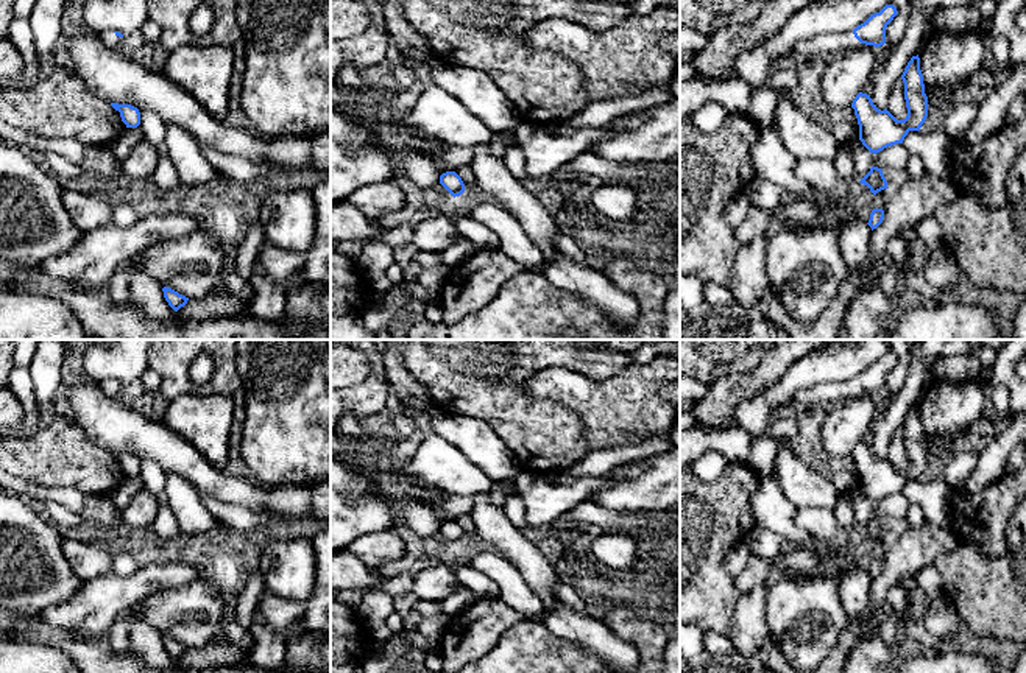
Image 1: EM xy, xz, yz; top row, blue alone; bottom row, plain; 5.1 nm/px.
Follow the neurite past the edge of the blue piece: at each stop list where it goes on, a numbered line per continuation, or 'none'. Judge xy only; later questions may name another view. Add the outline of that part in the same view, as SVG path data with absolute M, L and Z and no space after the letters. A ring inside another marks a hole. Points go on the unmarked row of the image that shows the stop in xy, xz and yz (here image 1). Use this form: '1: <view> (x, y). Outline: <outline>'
1: xy (109, 387). Outline: M108 379L108 380L101 382L101 388L103 388L103 391L104 391L106 396L119 399L122 386L119 386L114 382L114 379Z

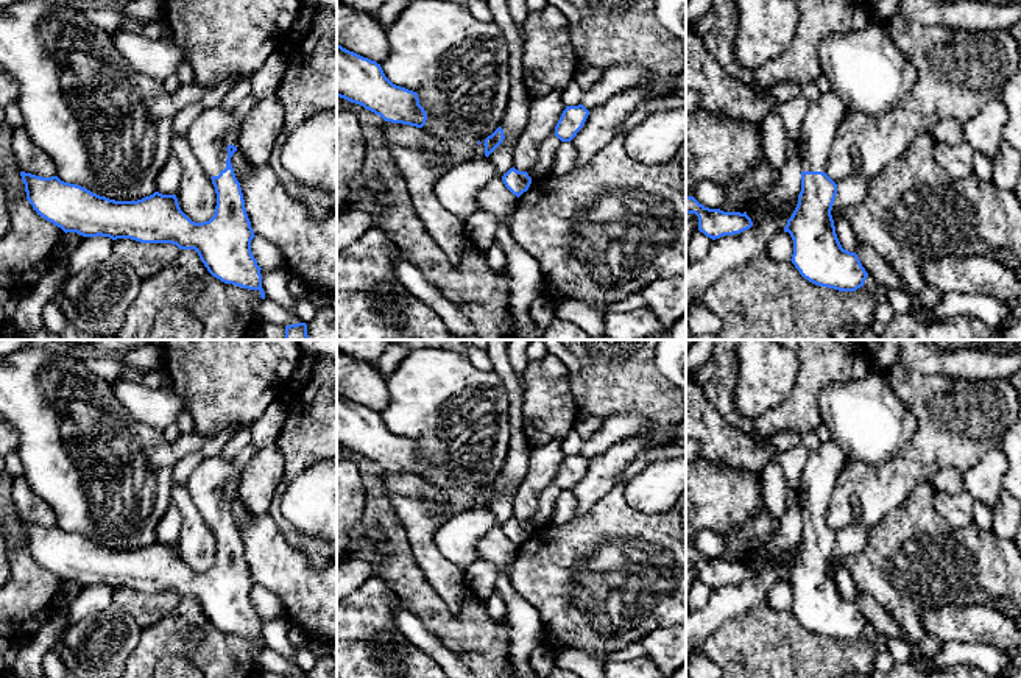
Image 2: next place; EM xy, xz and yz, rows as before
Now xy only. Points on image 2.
1: xy (211, 482). Outline: M206 457L190 474L185 488L204 521L212 527L226 517L228 496L237 496L240 472L232 460Z

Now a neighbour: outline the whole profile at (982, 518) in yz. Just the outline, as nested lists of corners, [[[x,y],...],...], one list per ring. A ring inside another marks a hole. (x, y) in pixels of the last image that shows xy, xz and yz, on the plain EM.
[[[974,502],[973,507],[973,522],[982,530],[991,530],[993,525],[993,510],[982,502]]]

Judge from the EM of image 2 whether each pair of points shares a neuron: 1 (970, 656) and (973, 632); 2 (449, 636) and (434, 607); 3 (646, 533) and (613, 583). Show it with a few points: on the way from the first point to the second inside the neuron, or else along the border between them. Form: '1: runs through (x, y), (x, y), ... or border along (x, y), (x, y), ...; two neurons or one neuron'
1: border along (943, 641), (985, 642), (996, 646), (1004, 653); two neurons
2: runs through (445, 628), (434, 614); one neuron
3: runs through (633, 544), (613, 564), (613, 571); one neuron

